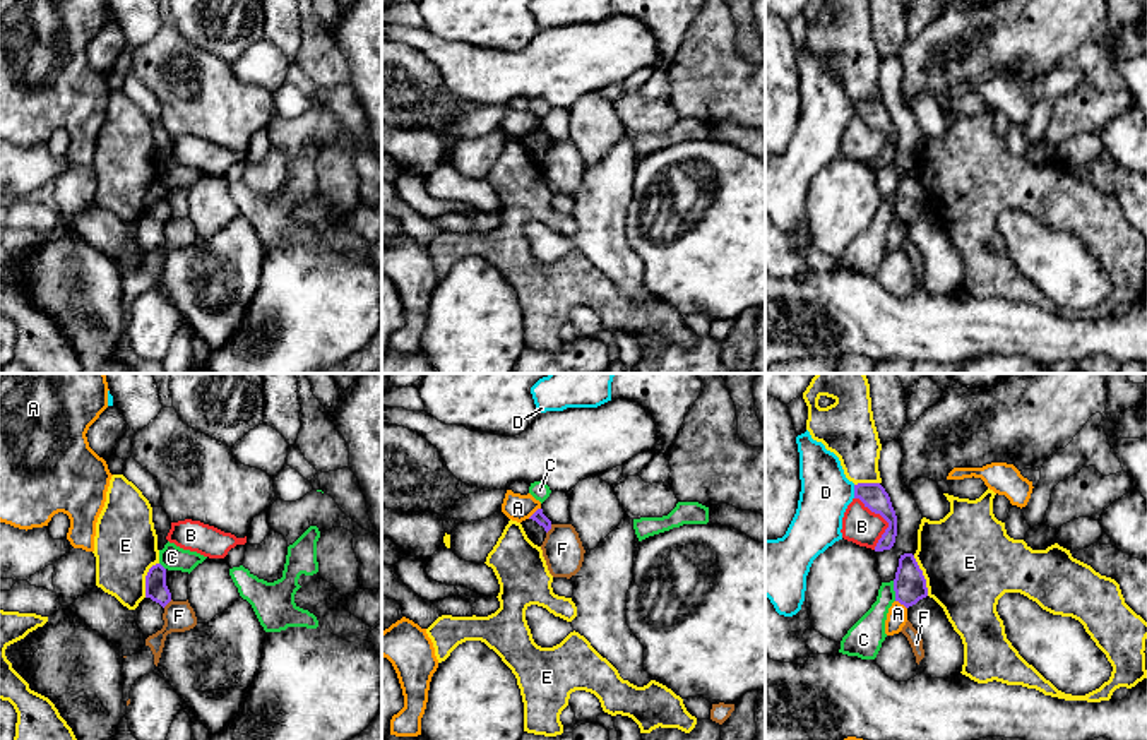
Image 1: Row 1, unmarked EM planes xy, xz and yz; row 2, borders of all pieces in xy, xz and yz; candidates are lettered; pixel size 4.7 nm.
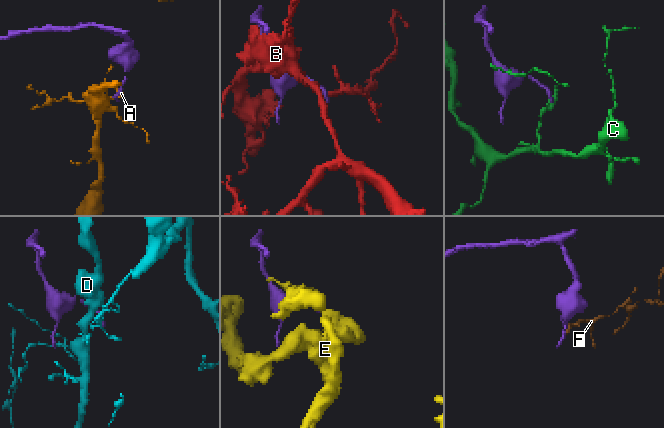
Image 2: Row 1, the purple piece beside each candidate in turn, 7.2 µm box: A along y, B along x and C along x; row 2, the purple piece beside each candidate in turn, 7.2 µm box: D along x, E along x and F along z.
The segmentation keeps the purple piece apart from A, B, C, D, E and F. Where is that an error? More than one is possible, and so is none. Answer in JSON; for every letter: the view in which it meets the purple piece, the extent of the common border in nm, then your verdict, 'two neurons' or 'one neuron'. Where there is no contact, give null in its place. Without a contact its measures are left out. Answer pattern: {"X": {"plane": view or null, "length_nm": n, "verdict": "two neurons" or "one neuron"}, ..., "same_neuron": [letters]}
{"A": {"plane": "xz", "length_nm": 80, "verdict": "two neurons"}, "B": {"plane": "yz", "length_nm": 260, "verdict": "two neurons"}, "C": {"plane": "yz", "length_nm": 100, "verdict": "two neurons"}, "D": {"plane": "yz", "length_nm": 60, "verdict": "two neurons"}, "E": {"plane": "yz", "length_nm": 200, "verdict": "two neurons"}, "F": {"plane": "xz", "length_nm": 50, "verdict": "two neurons"}, "same_neuron": []}

